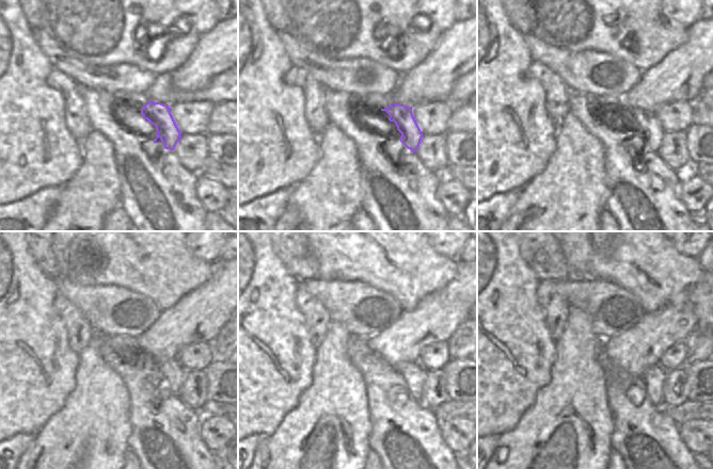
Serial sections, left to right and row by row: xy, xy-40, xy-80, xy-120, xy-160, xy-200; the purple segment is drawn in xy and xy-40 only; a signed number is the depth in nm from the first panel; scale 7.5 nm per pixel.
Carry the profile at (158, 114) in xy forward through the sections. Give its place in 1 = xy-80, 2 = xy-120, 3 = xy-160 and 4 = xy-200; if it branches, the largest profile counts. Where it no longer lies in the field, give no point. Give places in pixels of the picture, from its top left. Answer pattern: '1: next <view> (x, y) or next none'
1: next xy-80 (646, 123)
2: next xy-120 (175, 374)
3: next xy-160 (413, 373)
4: next xy-200 (654, 377)

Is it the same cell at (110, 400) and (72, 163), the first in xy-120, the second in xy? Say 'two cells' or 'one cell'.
two cells

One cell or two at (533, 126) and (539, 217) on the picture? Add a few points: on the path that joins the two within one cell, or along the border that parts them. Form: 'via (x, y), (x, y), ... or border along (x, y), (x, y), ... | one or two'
border along (551, 156), (548, 164), (520, 191) | two

